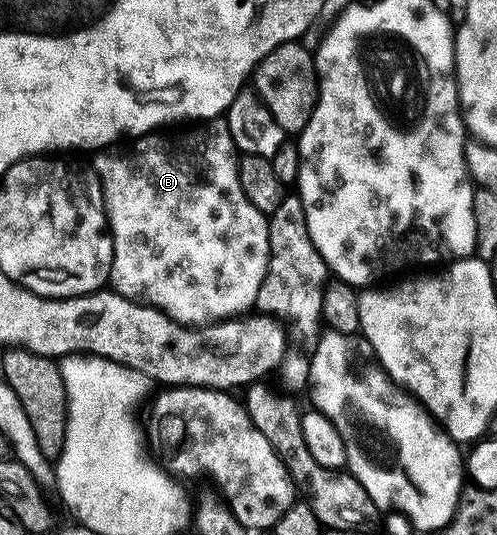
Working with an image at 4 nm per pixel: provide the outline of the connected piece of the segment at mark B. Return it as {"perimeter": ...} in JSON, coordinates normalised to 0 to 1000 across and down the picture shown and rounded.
{"perimeter":[[[435,221],[414,228],[376,236],[370,247],[352,243],[314,243],[286,254],[270,256],[258,277],[233,275],[229,280],[199,280],[189,286],[187,318],[199,327],[207,350],[207,379],[215,383],[219,432],[227,452],[227,490],[223,492],[221,536],[256,561],[294,563],[306,576],[320,576],[342,598],[378,609],[414,609],[459,594],[479,593],[513,576],[517,542],[525,542],[525,527],[537,510],[541,490],[541,422],[539,406],[501,370],[493,370],[493,355],[481,338],[481,292],[469,258],[461,250],[455,222]]]}

